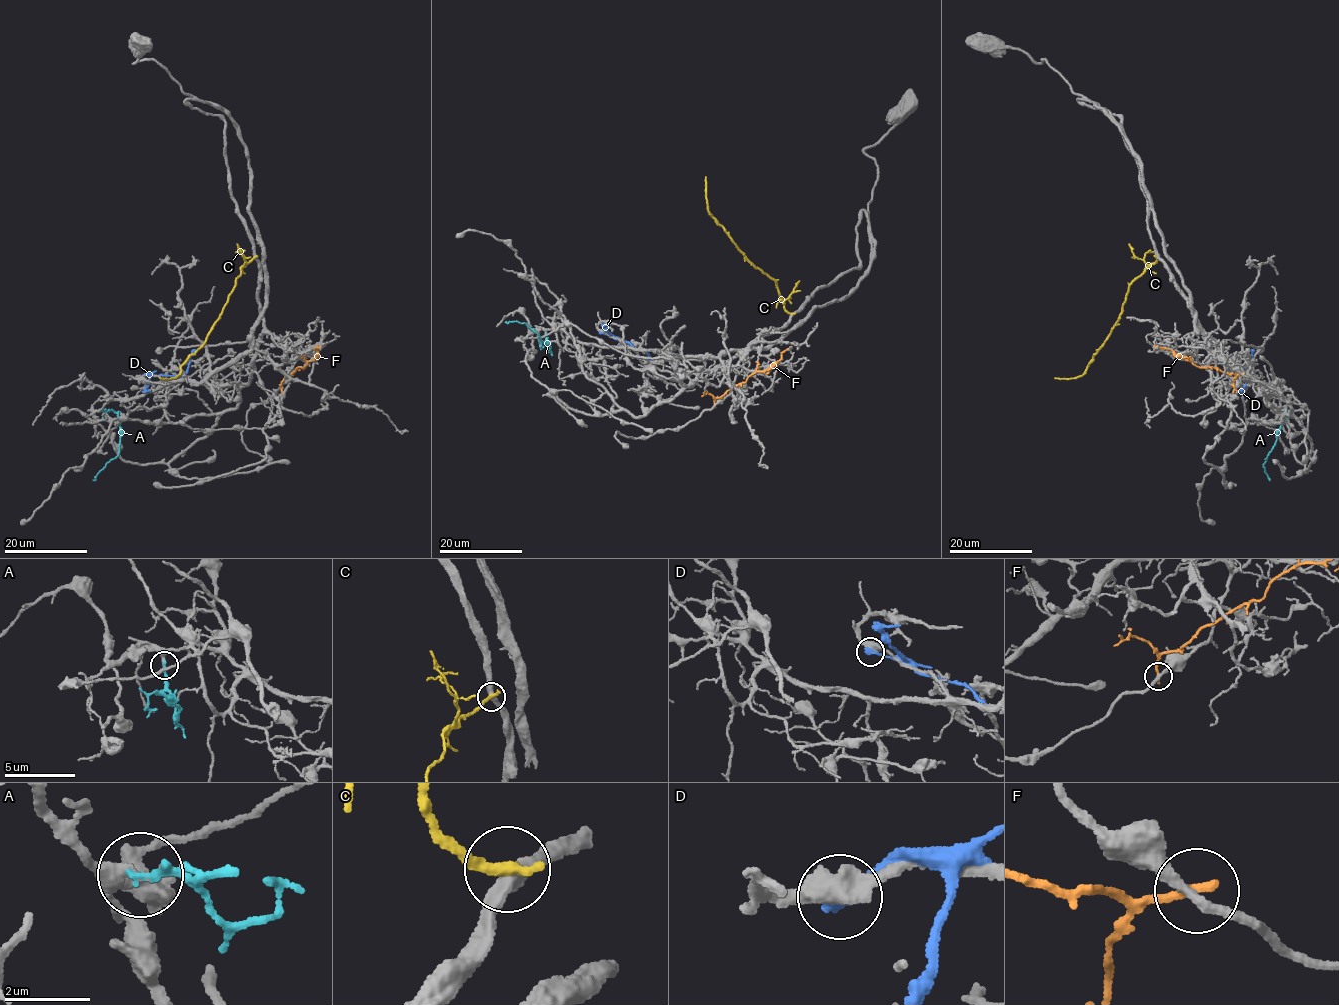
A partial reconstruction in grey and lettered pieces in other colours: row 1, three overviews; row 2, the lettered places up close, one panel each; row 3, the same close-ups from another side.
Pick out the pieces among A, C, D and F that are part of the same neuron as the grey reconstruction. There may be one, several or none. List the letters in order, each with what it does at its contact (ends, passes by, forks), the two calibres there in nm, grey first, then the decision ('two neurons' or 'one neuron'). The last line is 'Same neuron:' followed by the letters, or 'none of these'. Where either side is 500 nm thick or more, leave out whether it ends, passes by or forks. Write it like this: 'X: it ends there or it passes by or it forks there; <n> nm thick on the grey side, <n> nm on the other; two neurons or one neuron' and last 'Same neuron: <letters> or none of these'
A: it ends there; 180 nm thick on the grey side, 160 nm on the other; one neuron
C: it ends there; 400 nm thick on the grey side, 280 nm on the other; two neurons
D: 500 nm thick on the grey side, 360 nm on the other; two neurons
F: it ends there; 240 nm thick on the grey side, 200 nm on the other; two neurons
Same neuron: A

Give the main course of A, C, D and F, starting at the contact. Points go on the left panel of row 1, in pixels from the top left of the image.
A: (102, 410), (113, 410), (117, 414), (120, 423), (119, 452), (93, 480)
C: (255, 257), (242, 267), (220, 317), (203, 345), (189, 357), (178, 375), (159, 378)
D: (139, 378), (145, 374), (182, 375), (196, 349)
F: (289, 373), (314, 360), (318, 349), (315, 348), (320, 345)

